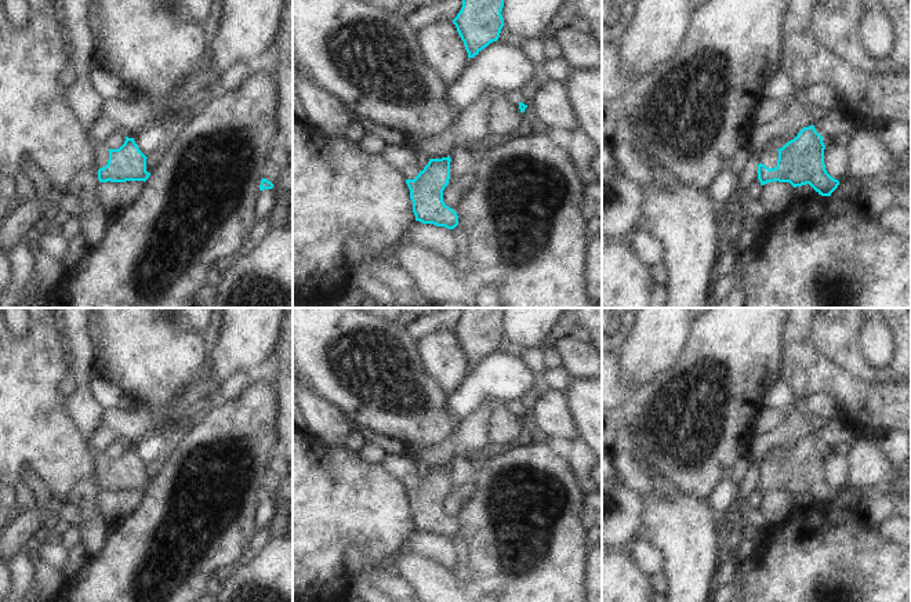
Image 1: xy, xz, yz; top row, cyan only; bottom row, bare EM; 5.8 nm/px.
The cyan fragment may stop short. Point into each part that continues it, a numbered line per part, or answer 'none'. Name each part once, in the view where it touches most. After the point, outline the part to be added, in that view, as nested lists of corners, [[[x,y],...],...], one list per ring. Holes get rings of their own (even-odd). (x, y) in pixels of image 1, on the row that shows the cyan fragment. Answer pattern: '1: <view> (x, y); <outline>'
1: yz (769, 159); [[[777,149],[770,150],[770,152],[765,152],[761,156],[761,163],[769,168],[777,167],[777,160],[778,160],[778,150]]]

